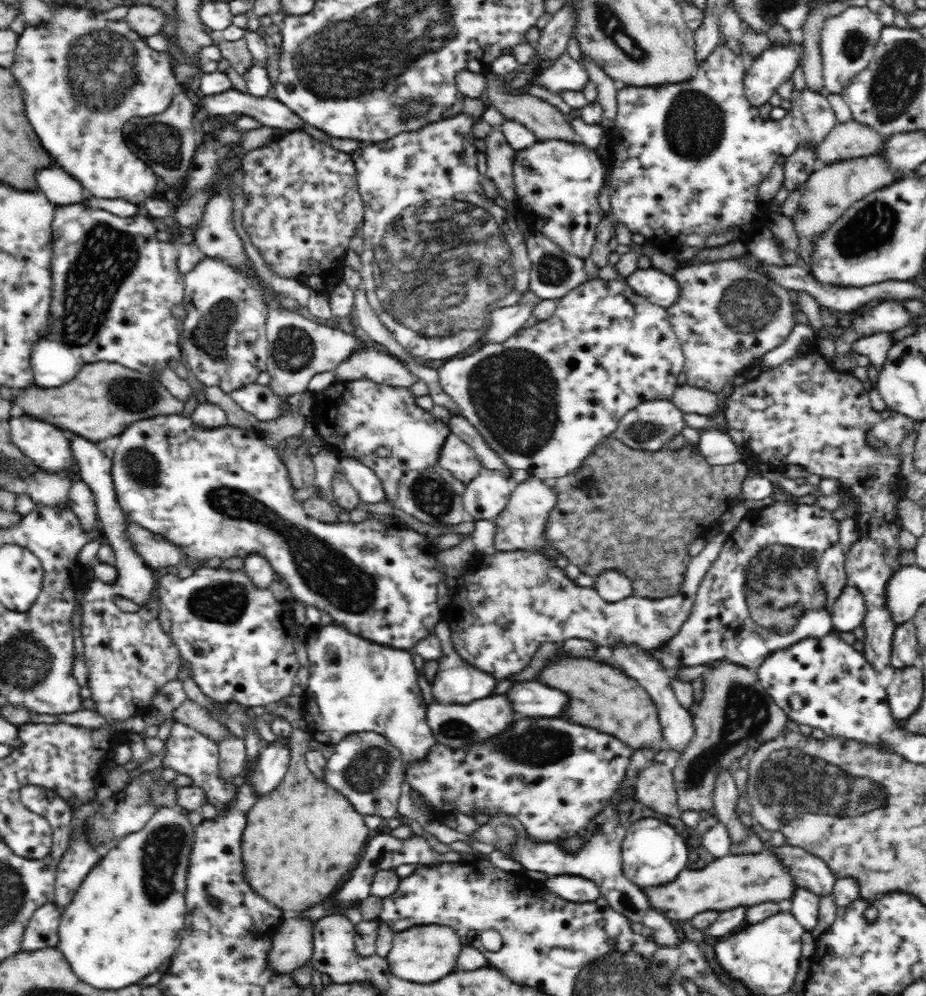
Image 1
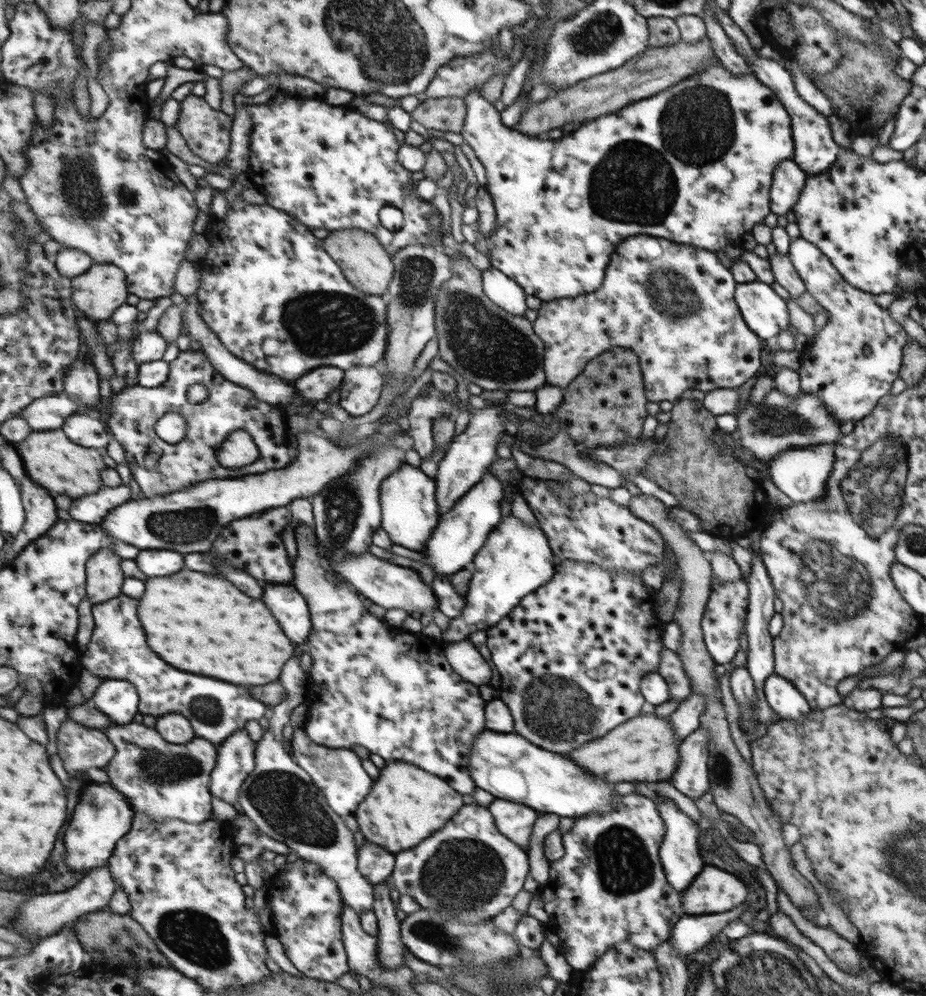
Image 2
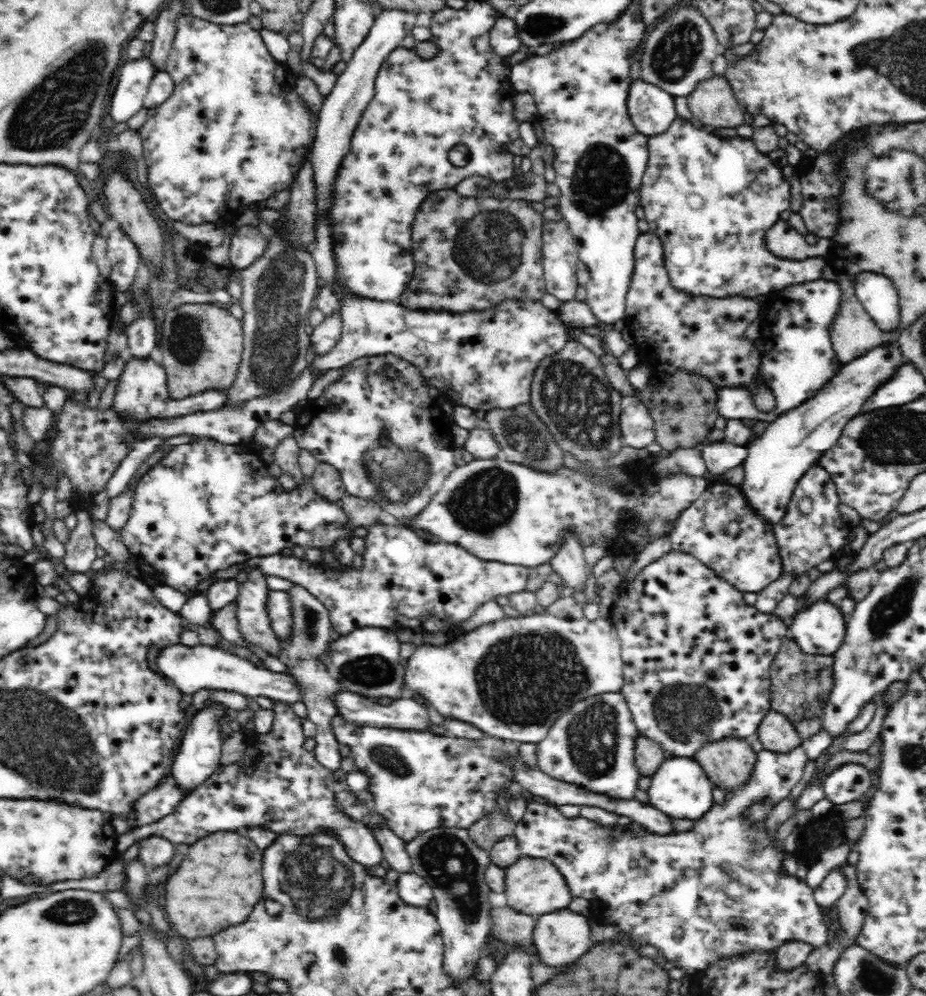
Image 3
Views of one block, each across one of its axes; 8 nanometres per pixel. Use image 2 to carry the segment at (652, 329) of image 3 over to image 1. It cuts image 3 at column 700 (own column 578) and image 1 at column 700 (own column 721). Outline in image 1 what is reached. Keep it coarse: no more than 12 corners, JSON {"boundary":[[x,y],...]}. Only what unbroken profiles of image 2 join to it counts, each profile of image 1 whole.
{"boundary":[[745,257],[686,267],[666,312],[690,386],[713,393],[794,326]]}

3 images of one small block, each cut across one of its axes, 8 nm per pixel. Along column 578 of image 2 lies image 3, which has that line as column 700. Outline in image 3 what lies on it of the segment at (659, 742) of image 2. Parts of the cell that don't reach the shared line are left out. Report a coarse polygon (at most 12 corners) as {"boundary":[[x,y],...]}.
{"boundary":[[744,739],[706,743],[700,760],[708,778],[738,790],[757,753]]}

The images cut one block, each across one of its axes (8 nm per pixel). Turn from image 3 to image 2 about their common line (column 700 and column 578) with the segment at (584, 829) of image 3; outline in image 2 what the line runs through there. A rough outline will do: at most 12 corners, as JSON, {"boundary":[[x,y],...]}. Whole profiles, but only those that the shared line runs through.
{"boundary":[[619,796],[577,817],[536,895],[574,973],[652,952],[684,915],[664,820]]}

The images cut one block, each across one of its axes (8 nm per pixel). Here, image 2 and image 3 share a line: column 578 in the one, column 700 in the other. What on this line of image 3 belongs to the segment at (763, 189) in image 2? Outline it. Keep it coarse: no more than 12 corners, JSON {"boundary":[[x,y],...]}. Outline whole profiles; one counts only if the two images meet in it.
{"boundary":[[678,116],[639,188],[677,291],[822,279],[775,257],[790,183],[752,138]]}

